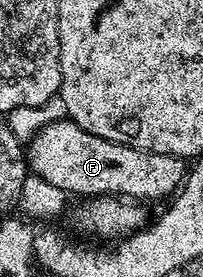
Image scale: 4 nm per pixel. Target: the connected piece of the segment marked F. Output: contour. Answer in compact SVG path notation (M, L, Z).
M67 118L50 122L41 132L37 132L27 141L26 164L31 175L46 178L46 182L58 186L58 190L66 194L72 195L73 192L76 198L119 196L133 202L149 202L148 200L160 200L163 196L171 197L186 180L186 164L181 157L142 152L139 148L115 144L106 138L98 138L98 134L82 130L82 126Z

